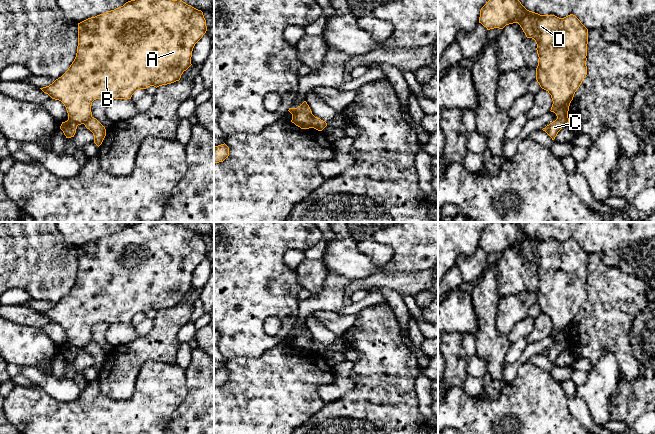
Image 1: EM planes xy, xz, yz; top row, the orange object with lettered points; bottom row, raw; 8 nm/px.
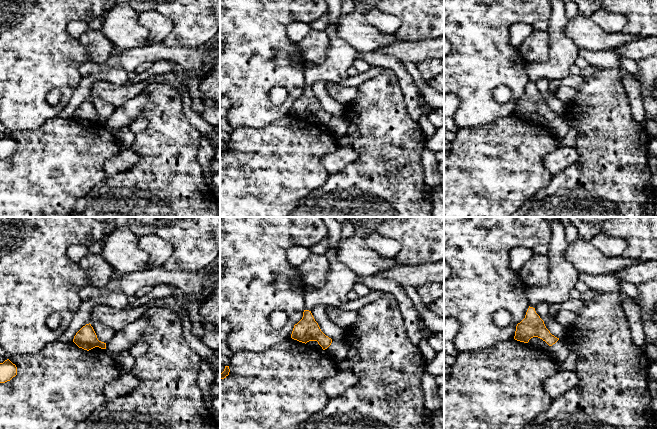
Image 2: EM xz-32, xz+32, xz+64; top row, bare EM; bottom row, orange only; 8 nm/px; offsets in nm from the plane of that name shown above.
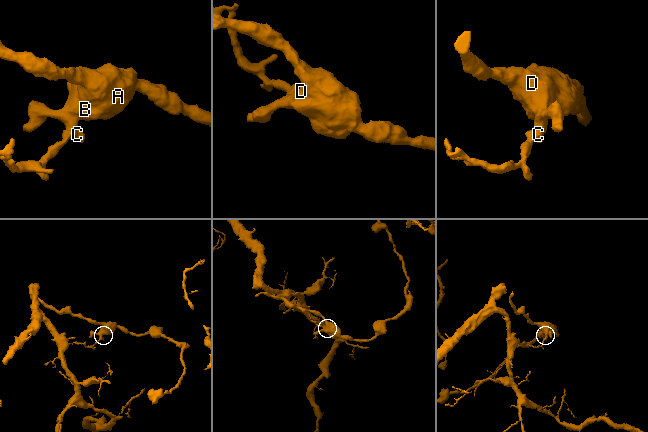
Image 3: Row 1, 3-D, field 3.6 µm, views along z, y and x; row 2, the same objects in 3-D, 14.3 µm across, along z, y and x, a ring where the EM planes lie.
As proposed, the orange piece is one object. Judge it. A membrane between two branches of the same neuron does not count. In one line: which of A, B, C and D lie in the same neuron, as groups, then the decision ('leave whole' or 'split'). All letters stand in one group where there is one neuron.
A B D / C; split

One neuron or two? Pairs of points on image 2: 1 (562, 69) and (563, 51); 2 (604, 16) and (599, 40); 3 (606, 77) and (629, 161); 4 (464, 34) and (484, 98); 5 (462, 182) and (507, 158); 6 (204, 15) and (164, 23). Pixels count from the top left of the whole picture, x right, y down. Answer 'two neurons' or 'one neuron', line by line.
1: one neuron
2: two neurons
3: one neuron
4: one neuron
5: one neuron
6: two neurons

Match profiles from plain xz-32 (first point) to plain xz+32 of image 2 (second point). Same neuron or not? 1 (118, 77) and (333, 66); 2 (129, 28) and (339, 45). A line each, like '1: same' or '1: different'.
1: same
2: different

